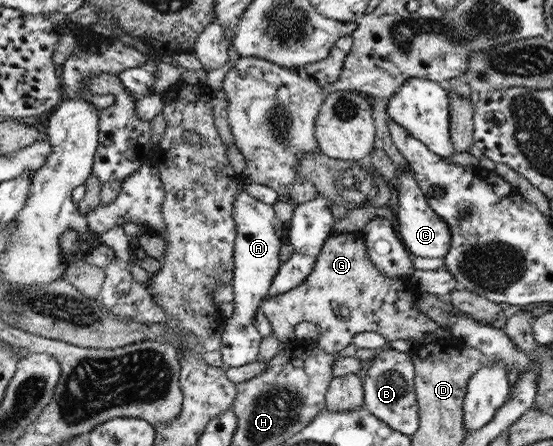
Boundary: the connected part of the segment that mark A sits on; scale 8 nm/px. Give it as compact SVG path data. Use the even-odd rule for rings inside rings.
M240 190L236 199L235 219L237 230L235 246L235 269L232 286L234 290L234 311L224 325L221 354L226 367L236 367L257 360L261 333L255 327L255 312L258 304L268 295L269 287L274 281L280 267L279 249L287 241L289 224L275 216L274 209L252 198L245 190Z

